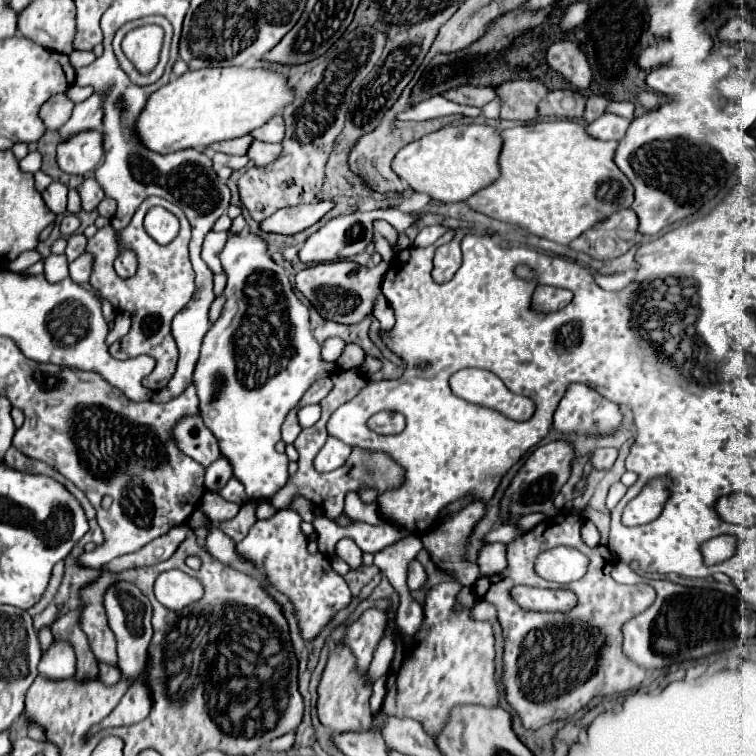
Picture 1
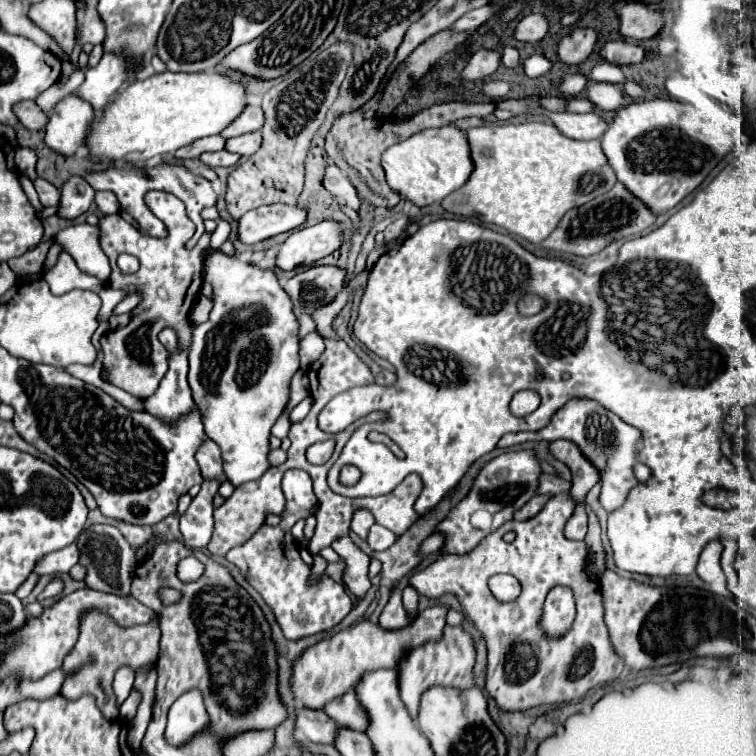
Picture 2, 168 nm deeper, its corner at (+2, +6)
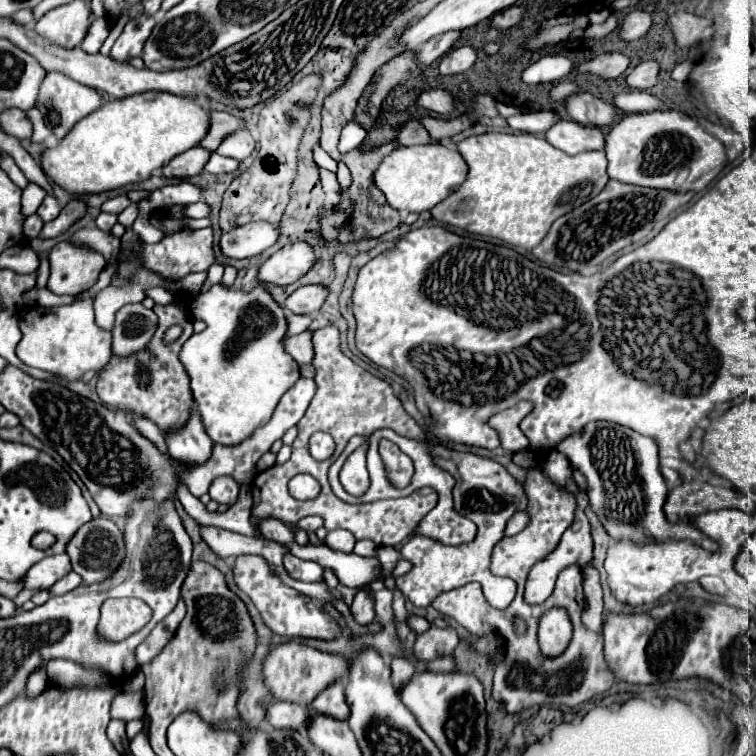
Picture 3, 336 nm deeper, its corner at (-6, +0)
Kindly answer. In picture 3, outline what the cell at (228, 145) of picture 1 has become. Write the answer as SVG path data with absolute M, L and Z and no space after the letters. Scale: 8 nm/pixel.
M192 147L180 155L176 155L168 165L164 165L164 175L166 177L178 177L178 179L188 179L194 175L200 175L204 165L208 163L212 151L204 147Z

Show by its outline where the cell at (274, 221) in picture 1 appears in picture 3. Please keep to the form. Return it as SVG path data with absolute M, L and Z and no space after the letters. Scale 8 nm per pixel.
M252 221L240 225L220 239L220 249L232 259L254 257L272 247L280 237L280 229L268 221Z

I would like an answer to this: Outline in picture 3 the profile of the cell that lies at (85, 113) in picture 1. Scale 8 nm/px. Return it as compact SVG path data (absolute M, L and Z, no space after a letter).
M136 17L136 21L128 21L124 33L112 47L110 57L118 63L128 63L134 57L142 57L144 45L152 35L154 25L156 25L154 17Z

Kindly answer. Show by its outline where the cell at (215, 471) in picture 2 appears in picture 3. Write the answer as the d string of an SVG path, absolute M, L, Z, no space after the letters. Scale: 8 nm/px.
M224 475L224 477L218 477L216 481L212 481L208 495L218 503L232 505L238 497L238 491L240 491L238 481L234 481L234 477L230 477L230 475Z

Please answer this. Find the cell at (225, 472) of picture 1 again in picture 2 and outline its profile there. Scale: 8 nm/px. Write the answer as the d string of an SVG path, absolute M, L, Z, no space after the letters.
M204 481L200 493L194 497L188 511L180 517L180 531L184 535L184 543L194 549L202 549L210 541L214 527L212 497L216 495L218 487L220 485L216 481Z

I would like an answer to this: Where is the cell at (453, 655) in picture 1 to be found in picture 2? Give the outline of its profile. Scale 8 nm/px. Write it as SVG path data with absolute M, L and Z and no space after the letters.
M444 627L444 637L438 643L424 643L422 647L410 651L400 661L400 699L404 701L412 719L418 715L420 695L432 685L450 685L458 689L474 687L472 667L476 651L470 635L462 627Z

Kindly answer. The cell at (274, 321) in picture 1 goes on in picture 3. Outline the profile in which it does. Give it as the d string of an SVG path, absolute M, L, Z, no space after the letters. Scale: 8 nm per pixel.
M216 283L210 287L210 291L194 299L192 315L208 325L202 333L194 333L184 343L180 353L180 359L190 375L190 389L196 399L198 413L212 441L220 441L222 445L238 445L248 437L252 437L256 429L264 427L272 419L280 397L300 377L298 363L284 349L284 341L288 339L286 333L288 321L284 309L276 303L272 293L262 285L250 291L242 291Z

